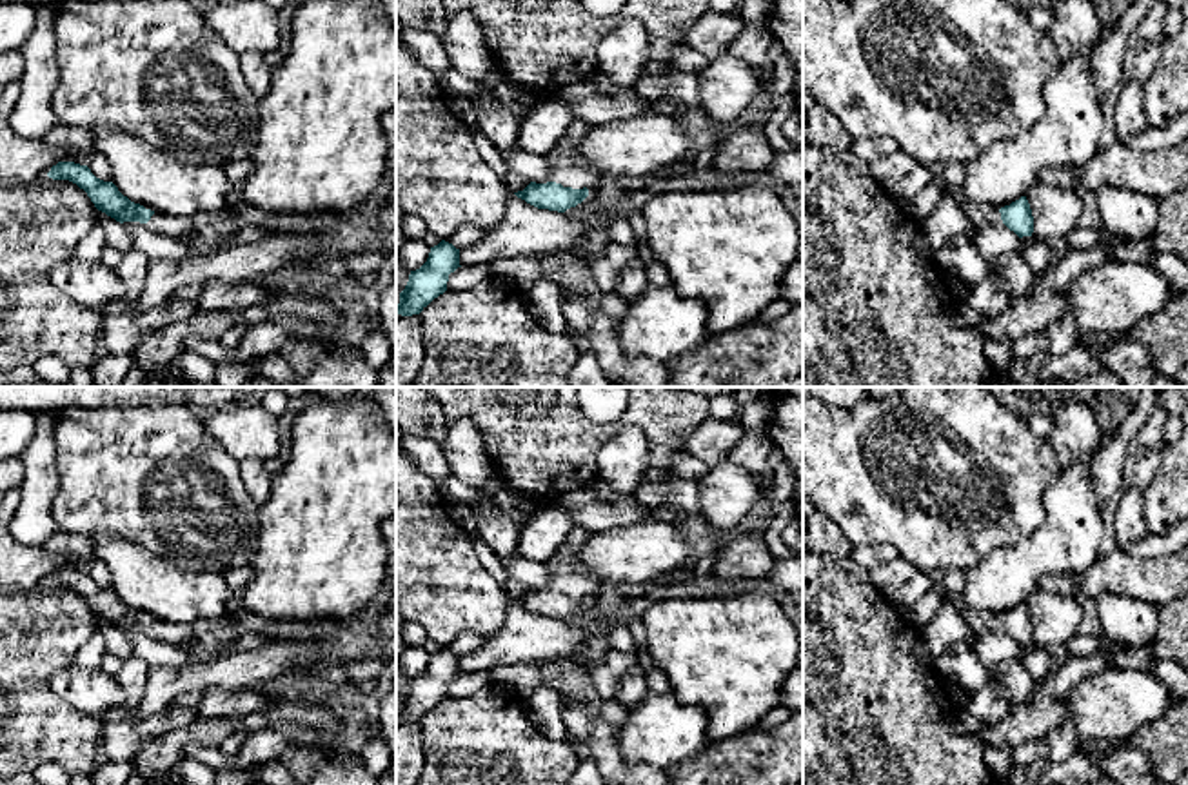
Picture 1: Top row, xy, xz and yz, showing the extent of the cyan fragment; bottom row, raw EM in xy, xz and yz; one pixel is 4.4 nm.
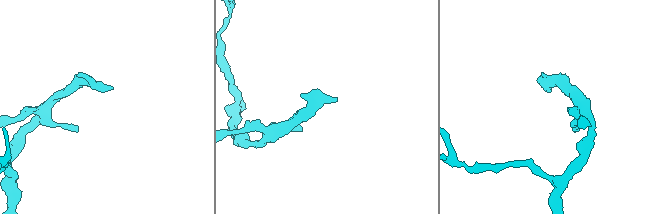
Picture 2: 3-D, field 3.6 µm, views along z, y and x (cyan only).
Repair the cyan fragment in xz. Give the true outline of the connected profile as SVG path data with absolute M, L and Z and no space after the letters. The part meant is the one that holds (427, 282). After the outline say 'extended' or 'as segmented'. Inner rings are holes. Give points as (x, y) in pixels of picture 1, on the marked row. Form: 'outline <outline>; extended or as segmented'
outline M441 240L431 247L427 262L411 271L405 289L400 293L398 314L420 314L434 298L447 291L449 274L460 265L460 249Z; as segmented

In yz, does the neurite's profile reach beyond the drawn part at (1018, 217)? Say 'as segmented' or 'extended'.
extended

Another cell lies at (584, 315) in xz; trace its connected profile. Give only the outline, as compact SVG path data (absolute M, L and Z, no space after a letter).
M565 287L563 316L569 327L585 336L603 373L618 387L668 387L667 365L627 354L618 338L616 320L596 302Z

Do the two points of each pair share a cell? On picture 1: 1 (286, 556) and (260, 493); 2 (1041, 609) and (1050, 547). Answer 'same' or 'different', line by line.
1: different
2: different

